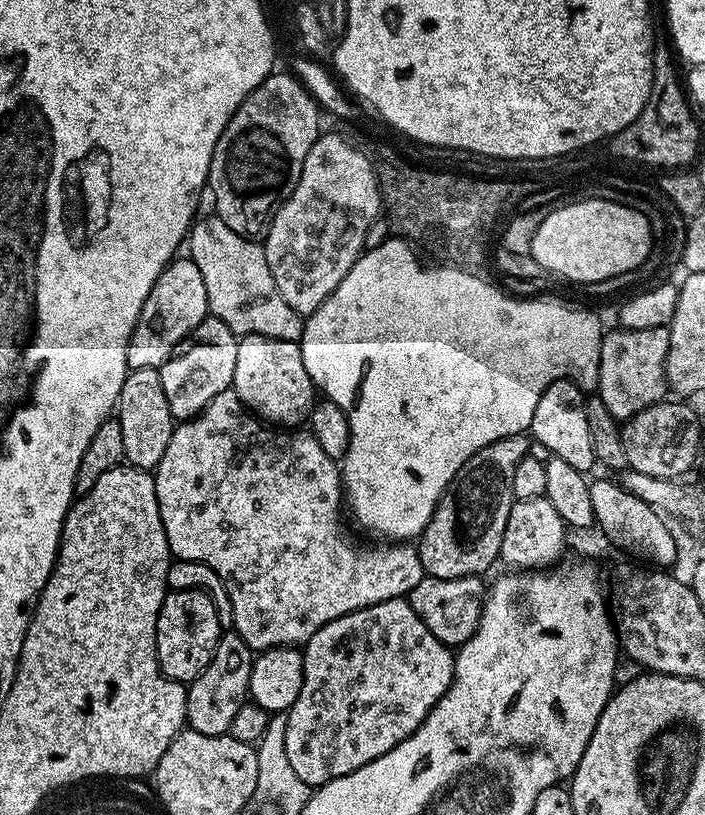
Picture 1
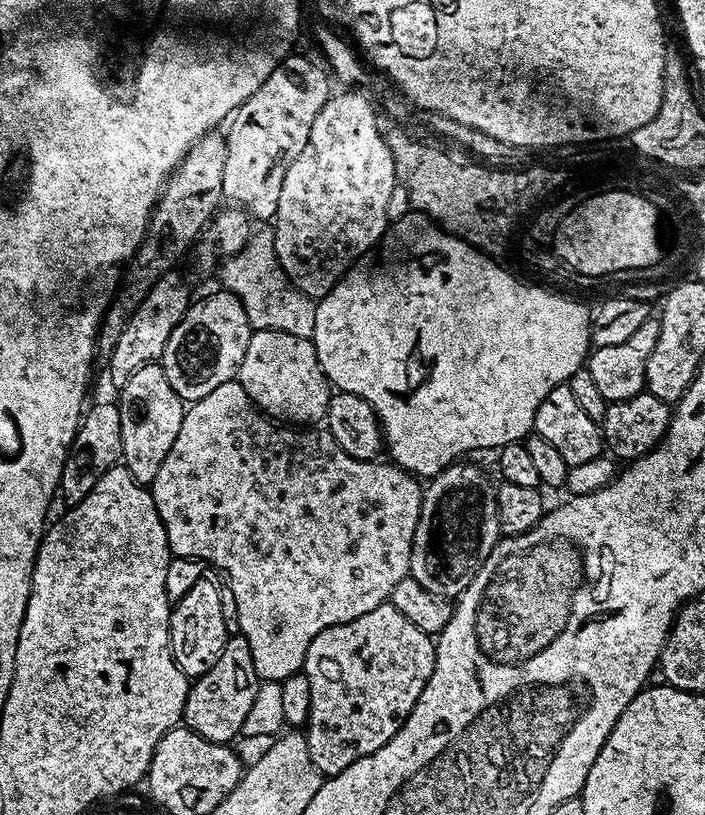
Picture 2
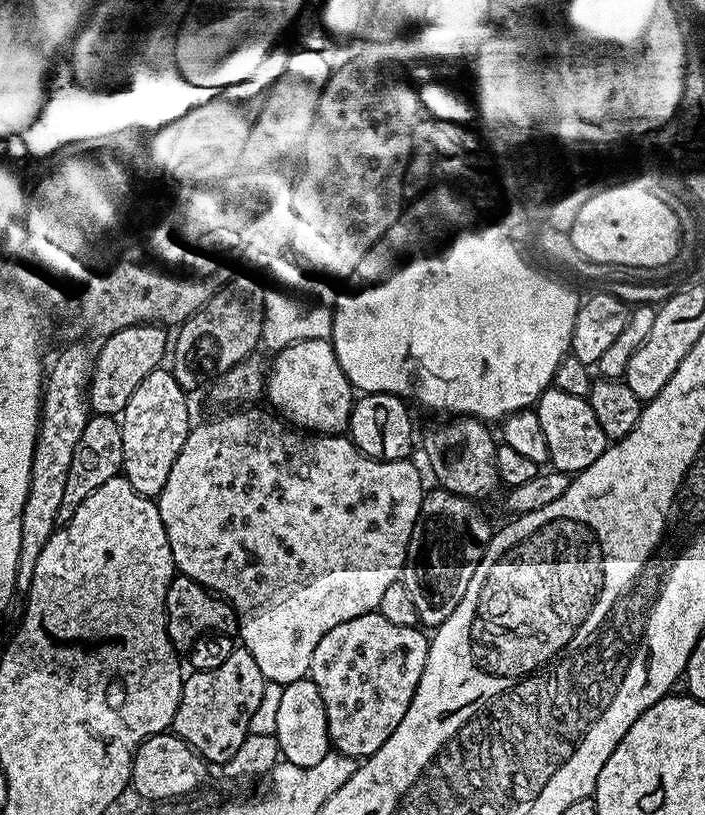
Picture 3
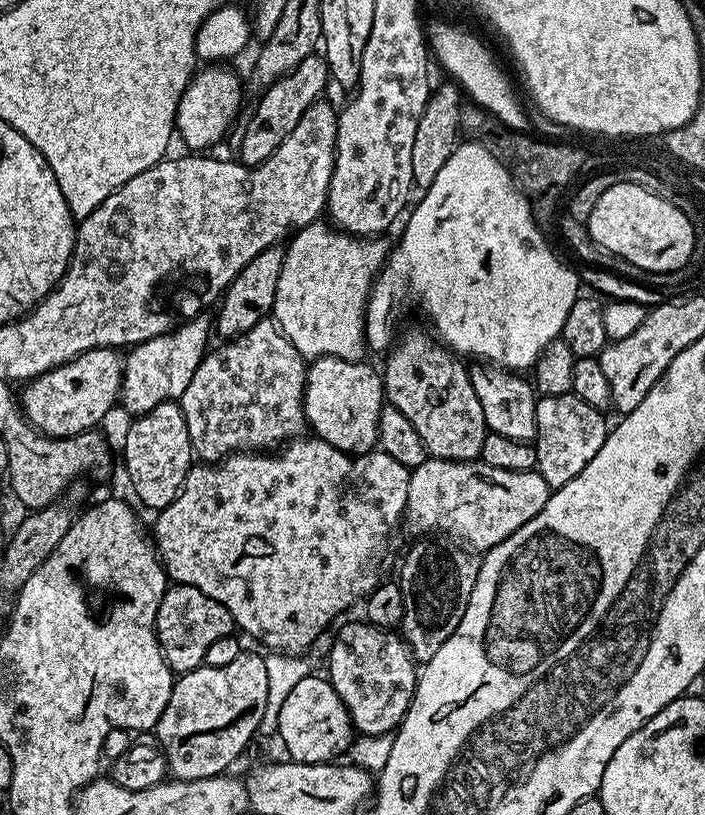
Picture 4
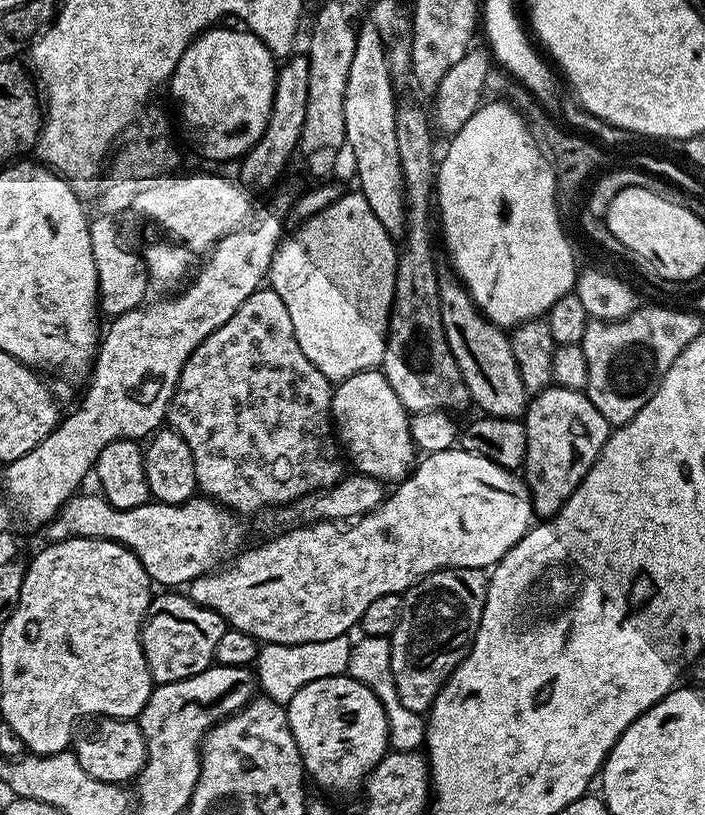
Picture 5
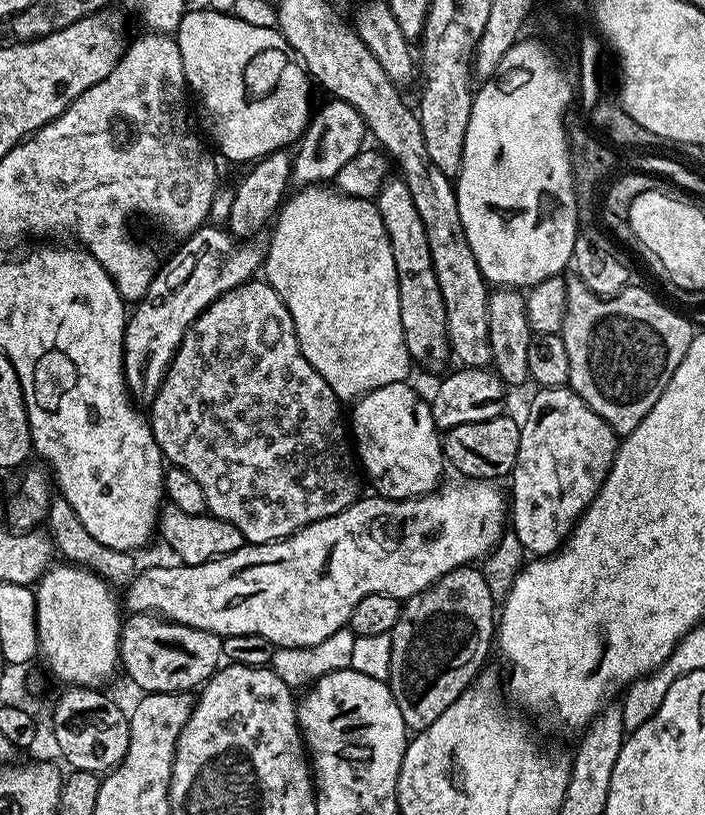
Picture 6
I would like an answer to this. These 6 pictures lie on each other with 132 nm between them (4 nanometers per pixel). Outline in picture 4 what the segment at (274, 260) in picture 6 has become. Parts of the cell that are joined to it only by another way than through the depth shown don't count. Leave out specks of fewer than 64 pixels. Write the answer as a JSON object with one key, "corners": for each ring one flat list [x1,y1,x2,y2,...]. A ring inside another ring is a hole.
{"corners":[[328,222,308,224,287,241,272,312,276,323,301,356,333,356,355,361,363,357,360,355,366,352,364,321,368,313,368,297,372,295,372,285,375,284,390,251,389,245,384,245,382,241,380,238,361,238,339,231]]}

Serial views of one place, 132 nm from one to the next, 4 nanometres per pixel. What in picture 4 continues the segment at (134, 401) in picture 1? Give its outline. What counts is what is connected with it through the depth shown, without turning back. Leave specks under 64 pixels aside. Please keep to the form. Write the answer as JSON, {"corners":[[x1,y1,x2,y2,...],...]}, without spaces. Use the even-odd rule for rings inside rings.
{"corners":[[169,402,154,406,146,414,135,417,124,436,124,468,136,496,151,510,170,506,186,482,188,471,194,466,194,453,186,418,179,403]]}

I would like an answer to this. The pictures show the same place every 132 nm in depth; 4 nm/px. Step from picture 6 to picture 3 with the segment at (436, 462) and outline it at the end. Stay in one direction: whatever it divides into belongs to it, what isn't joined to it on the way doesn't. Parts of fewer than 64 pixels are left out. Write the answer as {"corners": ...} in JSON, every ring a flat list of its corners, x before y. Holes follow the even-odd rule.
{"corners":[[310,338,309,340,299,340,290,346,279,349,275,356,276,361,270,364,270,371,266,376,266,400,273,404,271,407,289,425,305,432,313,434,343,433,348,427,348,419,352,413,354,389,352,383,346,378,342,366,338,364,331,339]]}

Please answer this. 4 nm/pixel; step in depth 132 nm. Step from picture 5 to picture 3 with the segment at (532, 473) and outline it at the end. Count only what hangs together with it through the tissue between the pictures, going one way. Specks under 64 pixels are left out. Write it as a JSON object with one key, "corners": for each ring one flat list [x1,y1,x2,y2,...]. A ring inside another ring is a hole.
{"corners":[[552,386,541,394,534,405,534,411,546,433,548,458,555,471,575,474,586,470,590,462,597,460,607,450,609,438,602,434,602,426,598,426,598,418,594,418,594,410,590,410,585,397,562,394,562,390]]}

